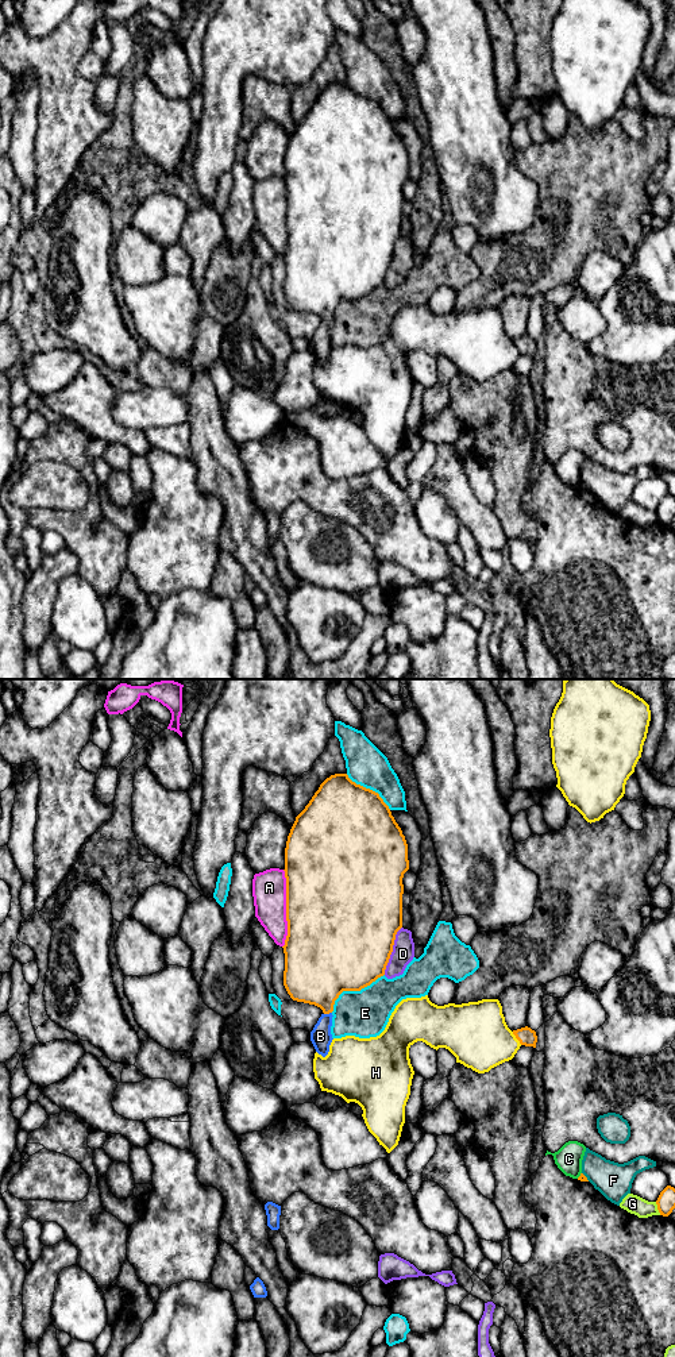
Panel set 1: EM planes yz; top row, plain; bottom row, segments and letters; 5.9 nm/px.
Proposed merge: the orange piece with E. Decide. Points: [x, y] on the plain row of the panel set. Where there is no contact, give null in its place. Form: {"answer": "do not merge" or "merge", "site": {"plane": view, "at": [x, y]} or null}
{"answer": "do not merge", "site": {"plane": "yz", "at": [353, 299]}}

